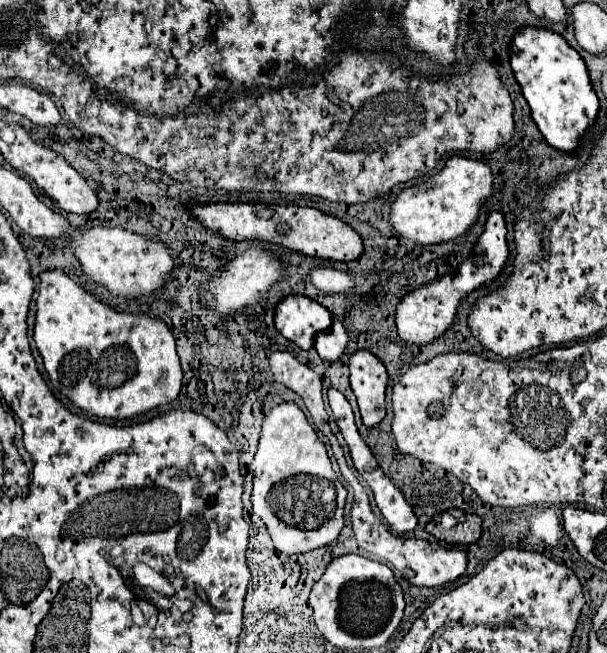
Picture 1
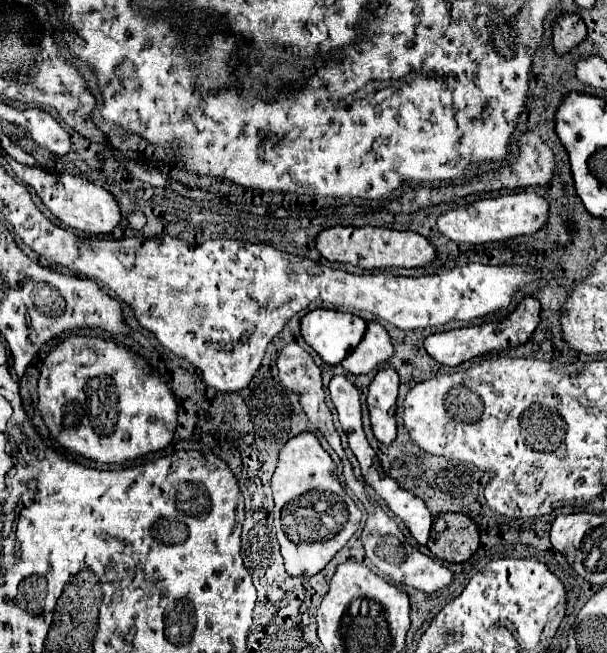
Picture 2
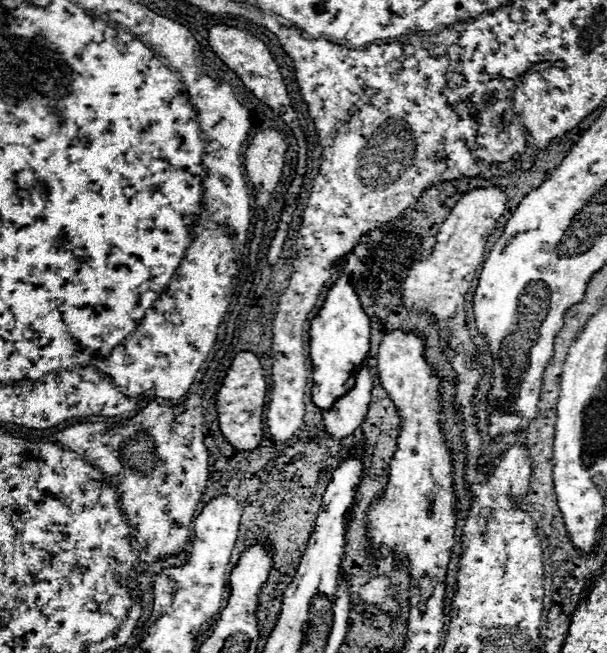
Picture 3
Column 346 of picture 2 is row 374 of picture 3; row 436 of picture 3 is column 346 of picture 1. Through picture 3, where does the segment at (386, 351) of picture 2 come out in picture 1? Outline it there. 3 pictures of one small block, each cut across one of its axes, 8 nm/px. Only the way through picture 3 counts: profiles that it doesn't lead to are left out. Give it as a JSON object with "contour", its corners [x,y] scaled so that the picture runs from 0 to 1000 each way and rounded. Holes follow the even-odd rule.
{"contour":[[[550,490],[544,505],[527,508],[517,521],[517,533],[524,530],[524,545],[530,551],[557,551],[573,527],[573,511],[560,490]]]}

